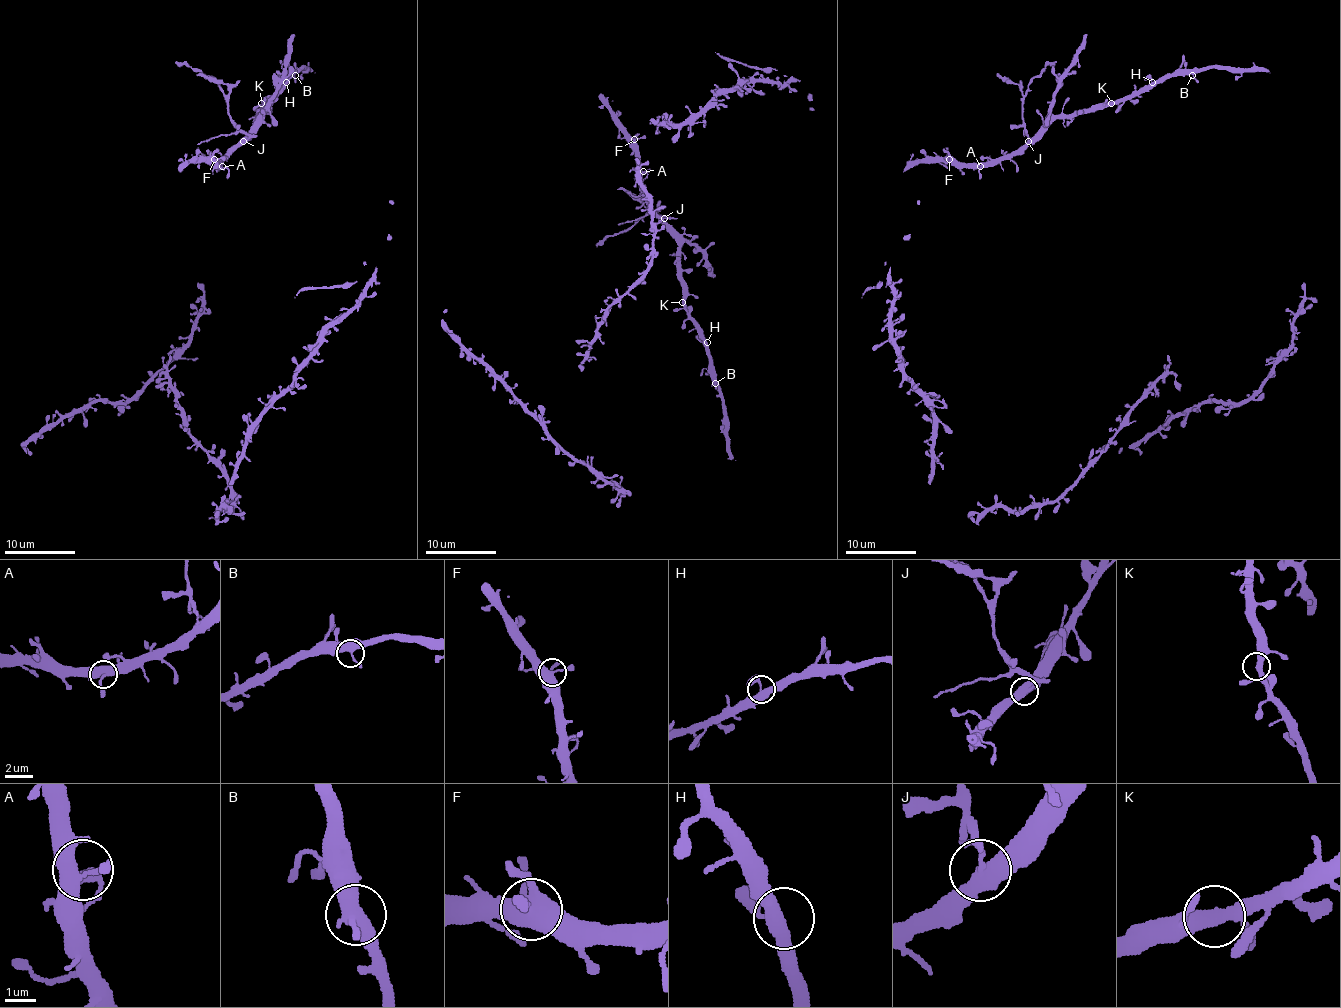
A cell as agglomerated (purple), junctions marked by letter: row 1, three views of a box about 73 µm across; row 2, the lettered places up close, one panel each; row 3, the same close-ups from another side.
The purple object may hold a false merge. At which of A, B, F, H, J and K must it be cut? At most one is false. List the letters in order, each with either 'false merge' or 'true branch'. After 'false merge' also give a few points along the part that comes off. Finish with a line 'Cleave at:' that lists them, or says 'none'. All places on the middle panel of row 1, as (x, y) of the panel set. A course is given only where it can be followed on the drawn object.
A: true branch
B: true branch
F: true branch
H: true branch
J: false merge | (664, 219), (669, 219), (646, 213), (632, 226), (606, 236), (595, 245)
K: true branch
Cleave at: J

